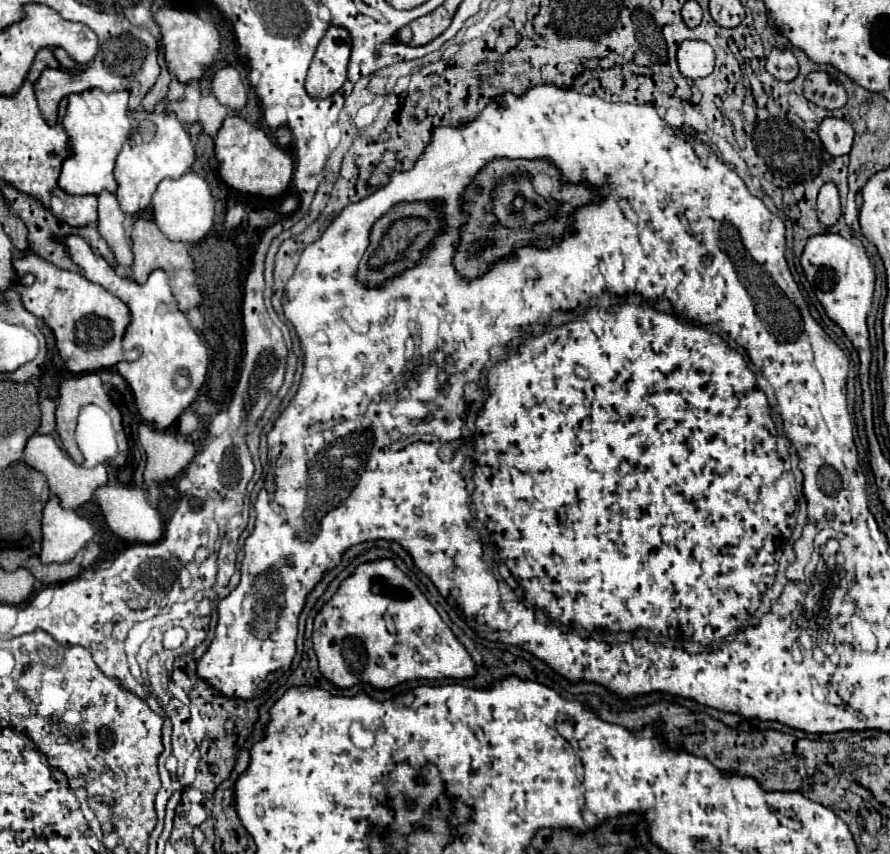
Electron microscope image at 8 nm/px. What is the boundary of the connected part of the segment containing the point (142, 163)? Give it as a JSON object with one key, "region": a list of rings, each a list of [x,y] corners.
{"region":[[[138,113],[138,117],[148,119],[156,129],[152,139],[144,139],[140,135],[138,125],[134,123],[130,139],[124,143],[122,151],[116,157],[114,175],[118,181],[116,197],[124,213],[138,213],[150,205],[150,199],[162,179],[178,179],[182,177],[194,163],[194,147],[186,129],[178,121],[174,113]]]}

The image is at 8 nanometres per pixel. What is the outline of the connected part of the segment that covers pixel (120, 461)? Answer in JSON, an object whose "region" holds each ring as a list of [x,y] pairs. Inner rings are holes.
{"region":[[[84,373],[84,375],[76,375],[72,379],[64,379],[62,385],[60,385],[60,399],[58,399],[58,409],[56,409],[56,429],[58,429],[58,435],[60,435],[60,441],[64,445],[64,449],[68,451],[68,455],[76,461],[76,463],[84,463],[84,457],[76,445],[76,439],[74,439],[74,429],[76,429],[76,423],[78,423],[78,413],[84,405],[100,405],[108,415],[112,415],[112,423],[116,427],[116,433],[118,433],[118,447],[120,447],[120,453],[118,457],[114,459],[116,467],[122,467],[126,463],[126,457],[128,457],[128,443],[126,443],[126,435],[124,435],[124,429],[122,429],[122,417],[120,417],[120,411],[114,407],[114,403],[110,401],[110,397],[106,395],[104,387],[102,387],[102,381],[96,373]]]}

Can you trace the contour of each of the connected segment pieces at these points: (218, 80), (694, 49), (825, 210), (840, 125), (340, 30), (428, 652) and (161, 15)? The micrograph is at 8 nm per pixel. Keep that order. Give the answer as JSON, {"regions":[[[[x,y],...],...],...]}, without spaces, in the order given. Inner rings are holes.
{"regions":[[[[228,65],[212,77],[212,93],[232,111],[240,111],[246,105],[246,85],[235,66]]],[[[684,41],[678,49],[680,73],[688,79],[708,77],[714,71],[714,51],[706,41]]],[[[826,183],[818,193],[818,219],[832,227],[840,219],[840,199],[834,183]]],[[[824,119],[818,129],[820,141],[826,147],[826,151],[832,157],[842,157],[850,153],[852,139],[854,139],[854,129],[848,121],[844,119]]],[[[332,25],[322,37],[306,77],[306,91],[310,97],[322,99],[336,93],[346,81],[352,41],[344,27]]],[[[390,559],[356,567],[354,575],[316,615],[312,643],[320,673],[338,689],[350,689],[358,683],[392,689],[416,679],[468,679],[476,675],[476,663],[464,645]]],[[[172,7],[158,9],[154,19],[162,33],[162,45],[164,45],[166,63],[168,63],[170,73],[180,83],[202,79],[206,69],[214,63],[214,57],[220,49],[220,33],[214,27],[214,23],[200,19],[196,13],[190,13],[184,9],[172,9]]]]}

